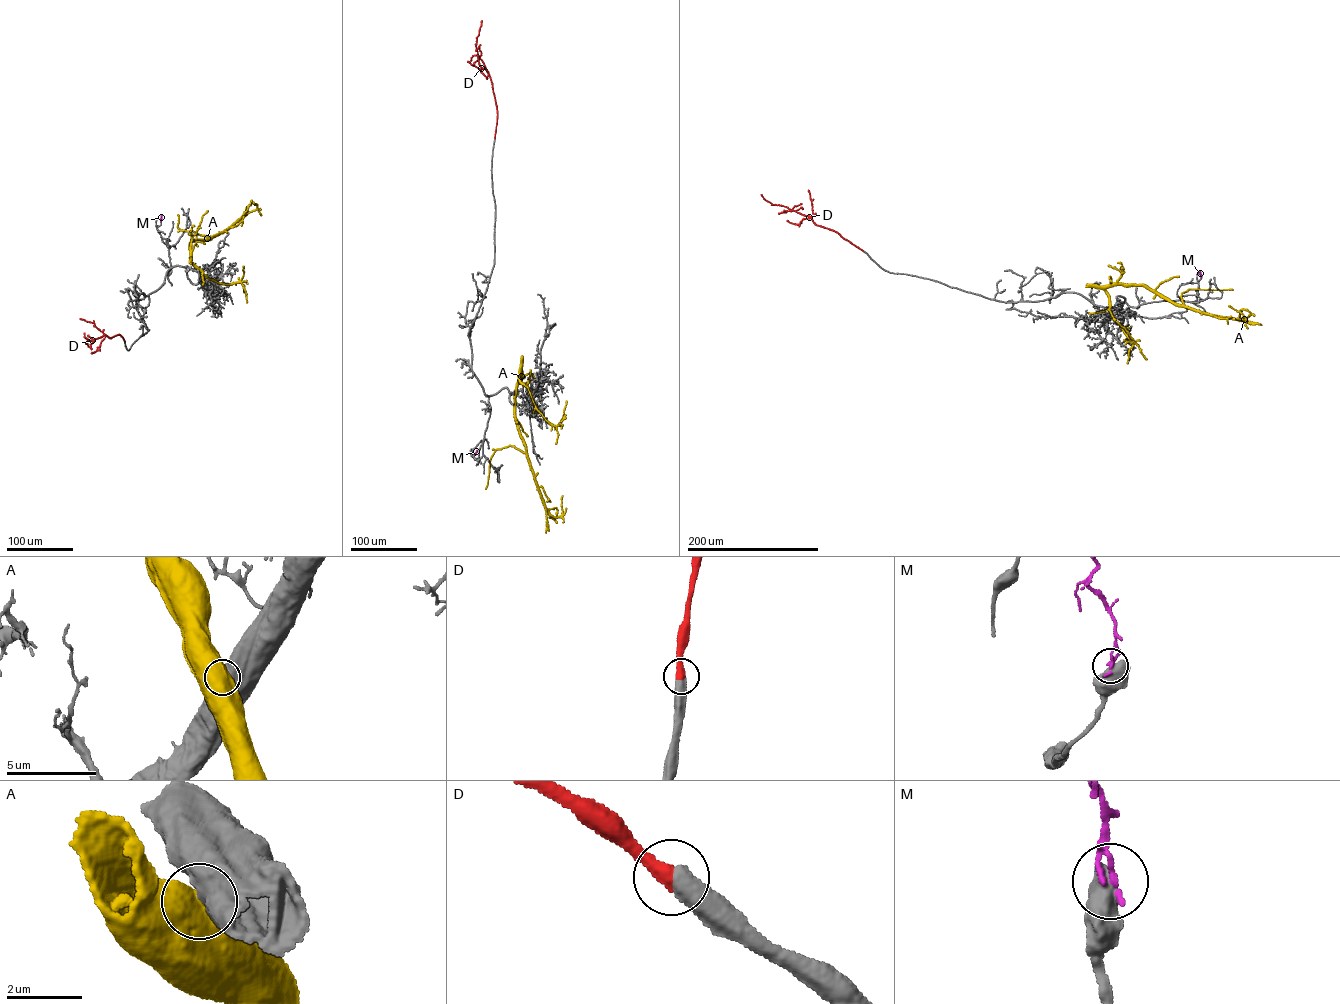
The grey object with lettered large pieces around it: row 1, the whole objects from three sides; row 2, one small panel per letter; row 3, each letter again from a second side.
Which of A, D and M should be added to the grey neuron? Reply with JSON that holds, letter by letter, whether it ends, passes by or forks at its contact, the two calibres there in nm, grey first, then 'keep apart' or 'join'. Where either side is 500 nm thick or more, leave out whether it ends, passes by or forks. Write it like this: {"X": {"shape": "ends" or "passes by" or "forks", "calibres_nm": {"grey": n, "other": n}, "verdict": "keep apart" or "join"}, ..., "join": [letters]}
{"A": {"calibres_nm": {"grey": 750, "other": 750}, "verdict": "keep apart"}, "D": {"calibres_nm": {"grey": 550, "other": 440}, "verdict": "join"}, "M": {"calibres_nm": {"grey": 800, "other": 190}, "verdict": "keep apart"}, "join": ["D"]}

